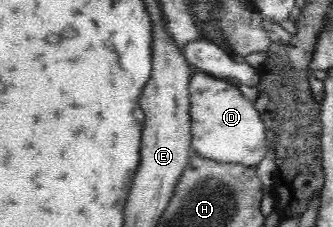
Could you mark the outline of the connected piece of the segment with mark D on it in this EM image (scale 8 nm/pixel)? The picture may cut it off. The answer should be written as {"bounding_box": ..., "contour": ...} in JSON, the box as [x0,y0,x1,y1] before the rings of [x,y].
{"bounding_box":[189,70,266,167],"contour":[[[194,70],[189,84],[192,153],[202,159],[258,167],[266,158],[266,127],[255,103],[246,99],[233,82]]]}

